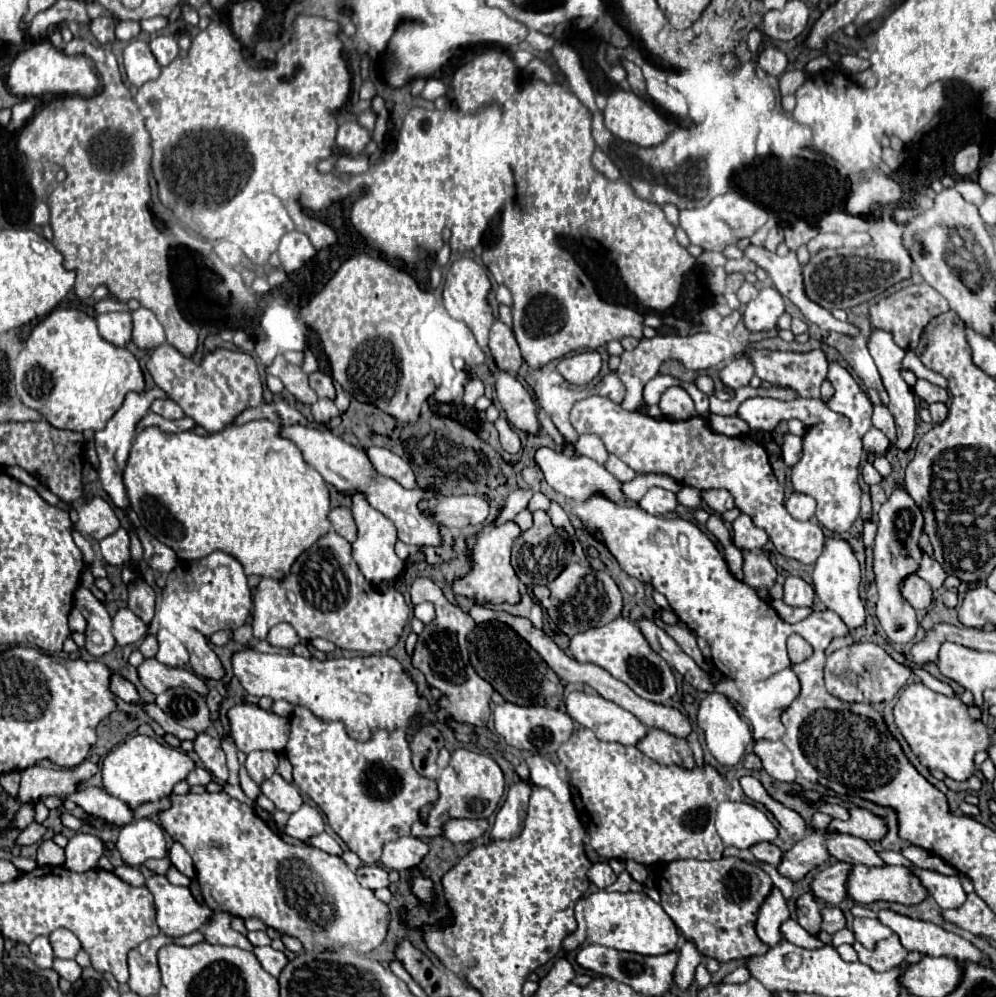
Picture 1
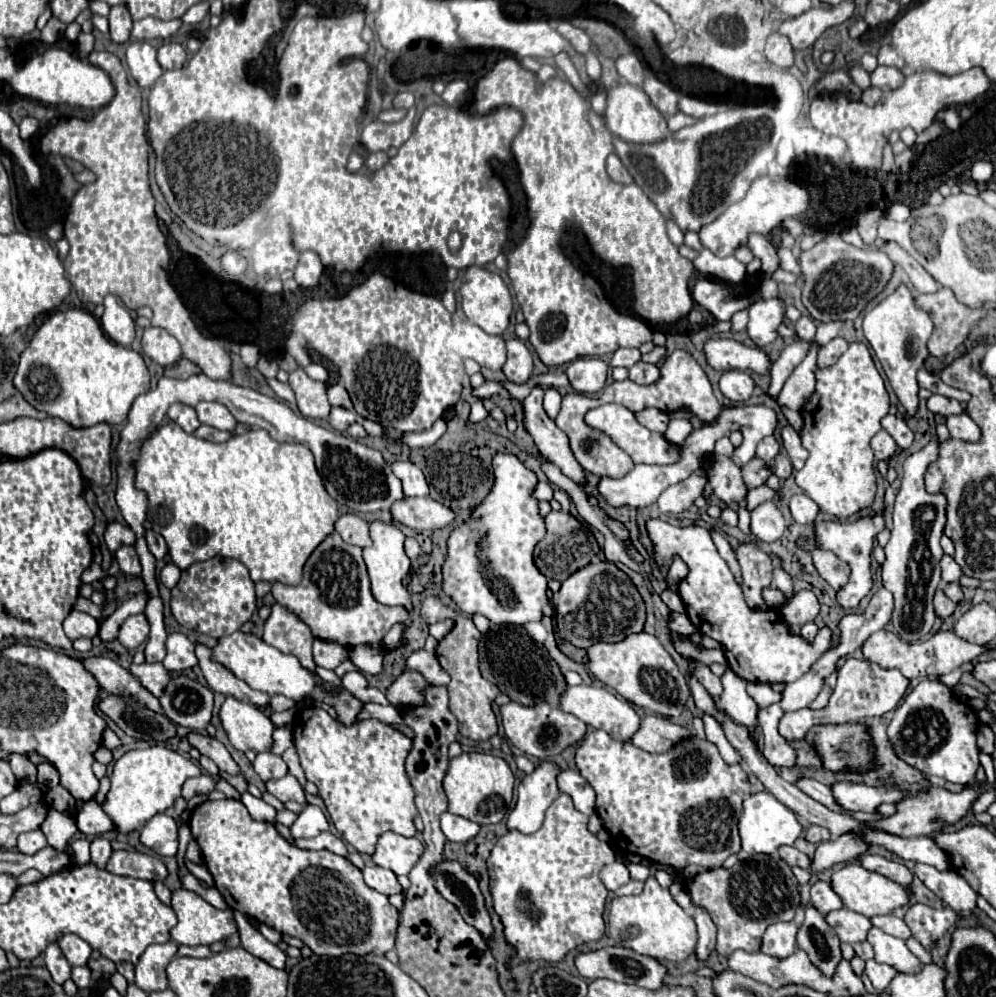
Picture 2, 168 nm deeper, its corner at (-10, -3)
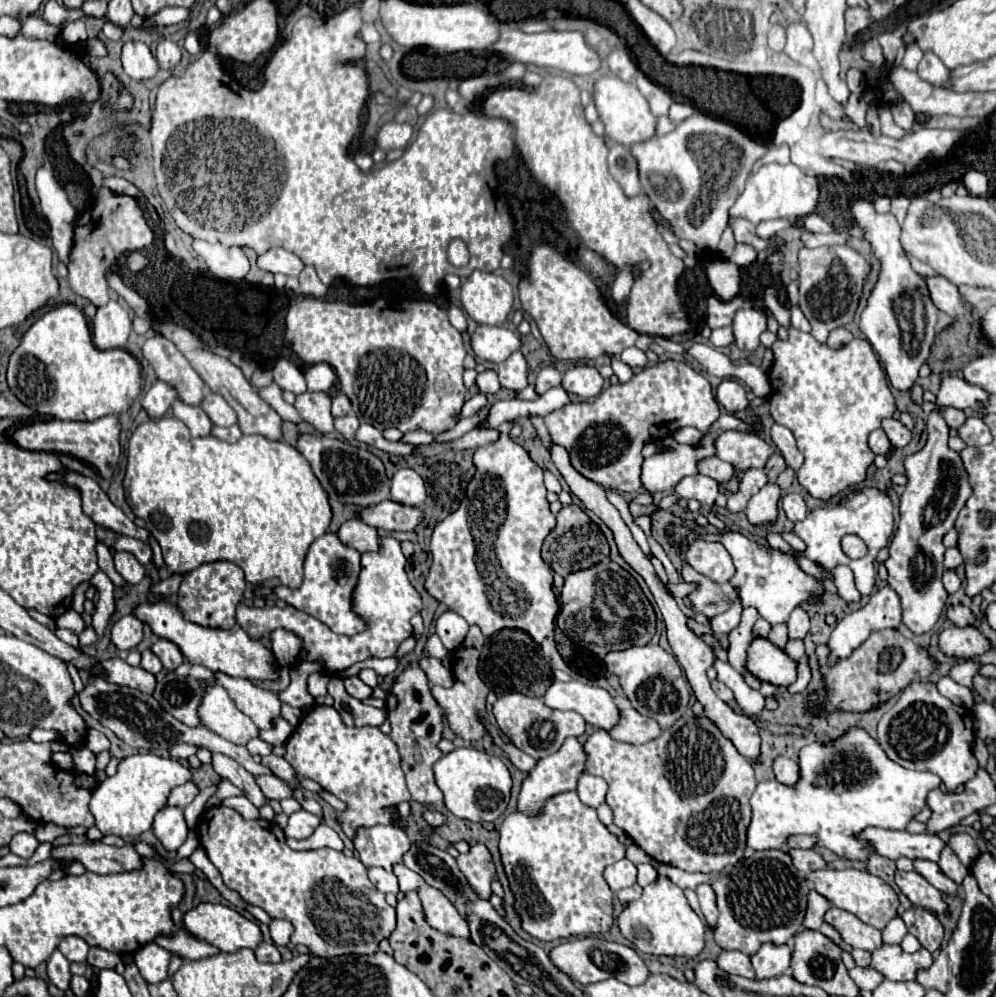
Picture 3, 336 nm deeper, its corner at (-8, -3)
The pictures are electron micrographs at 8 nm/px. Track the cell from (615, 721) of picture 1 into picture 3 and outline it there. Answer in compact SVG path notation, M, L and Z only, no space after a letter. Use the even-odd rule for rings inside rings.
M554 681L544 697L544 705L560 711L576 711L590 725L598 729L610 729L618 723L618 707L612 695L602 687L584 685L578 681Z

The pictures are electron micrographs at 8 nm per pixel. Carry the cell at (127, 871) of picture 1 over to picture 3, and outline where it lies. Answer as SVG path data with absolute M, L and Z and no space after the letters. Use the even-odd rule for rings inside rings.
M172 909L172 921L174 925L178 927L174 935L160 935L156 937L154 943L158 943L162 949L168 949L170 953L182 957L182 959L204 959L204 957L210 957L210 955L216 955L220 953L214 945L202 941L202 939L196 939L194 935L190 935L186 929L184 929L184 923L182 923L184 915L180 909Z

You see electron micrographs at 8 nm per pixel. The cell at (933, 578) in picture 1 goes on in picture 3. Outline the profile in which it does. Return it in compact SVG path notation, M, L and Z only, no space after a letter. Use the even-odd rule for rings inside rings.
M958 547L946 549L946 557L944 557L944 567L946 567L946 569L956 569L958 565L962 565L962 555L960 555Z

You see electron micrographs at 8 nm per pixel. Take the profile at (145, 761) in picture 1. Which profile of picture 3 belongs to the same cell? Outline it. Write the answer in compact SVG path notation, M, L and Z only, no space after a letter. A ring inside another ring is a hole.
M152 753L130 755L118 765L116 775L106 777L96 785L90 799L90 813L96 819L96 827L104 835L114 833L120 837L138 837L152 827L154 815L166 805L170 789L190 779L192 771L176 759L164 759Z

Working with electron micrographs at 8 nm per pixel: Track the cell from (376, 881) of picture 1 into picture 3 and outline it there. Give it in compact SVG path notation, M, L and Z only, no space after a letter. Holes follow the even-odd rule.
M370 867L368 877L374 883L374 887L382 893L398 893L398 879L394 873L388 873L380 867Z

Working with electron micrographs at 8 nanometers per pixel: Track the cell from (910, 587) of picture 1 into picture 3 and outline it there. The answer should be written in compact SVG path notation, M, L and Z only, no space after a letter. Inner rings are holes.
M952 605L948 607L948 619L958 625L958 627L968 627L968 625L974 625L976 623L976 615L972 613L970 607L964 607L964 605Z

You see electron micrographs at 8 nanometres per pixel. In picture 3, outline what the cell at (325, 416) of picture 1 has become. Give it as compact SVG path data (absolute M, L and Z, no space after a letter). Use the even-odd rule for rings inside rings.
M350 413L350 415L344 415L344 417L334 419L334 425L336 425L336 431L338 431L344 439L352 441L354 435L356 435L356 431L358 431L358 427L360 427L360 421L358 421L358 417L356 417L354 413Z

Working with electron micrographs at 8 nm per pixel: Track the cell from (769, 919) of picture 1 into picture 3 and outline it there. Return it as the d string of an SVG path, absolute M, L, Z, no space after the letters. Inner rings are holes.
M762 945L760 951L756 955L752 955L752 967L756 969L756 981L762 981L762 979L772 979L772 977L780 977L784 973L788 973L790 969L790 947L788 945L782 945L782 947L776 947L776 945Z

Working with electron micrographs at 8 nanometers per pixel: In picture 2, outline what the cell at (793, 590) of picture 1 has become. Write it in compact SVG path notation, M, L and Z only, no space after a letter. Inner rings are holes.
M802 589L794 593L790 603L782 607L782 615L788 625L802 625L806 621L812 621L820 611L818 597L810 589Z

